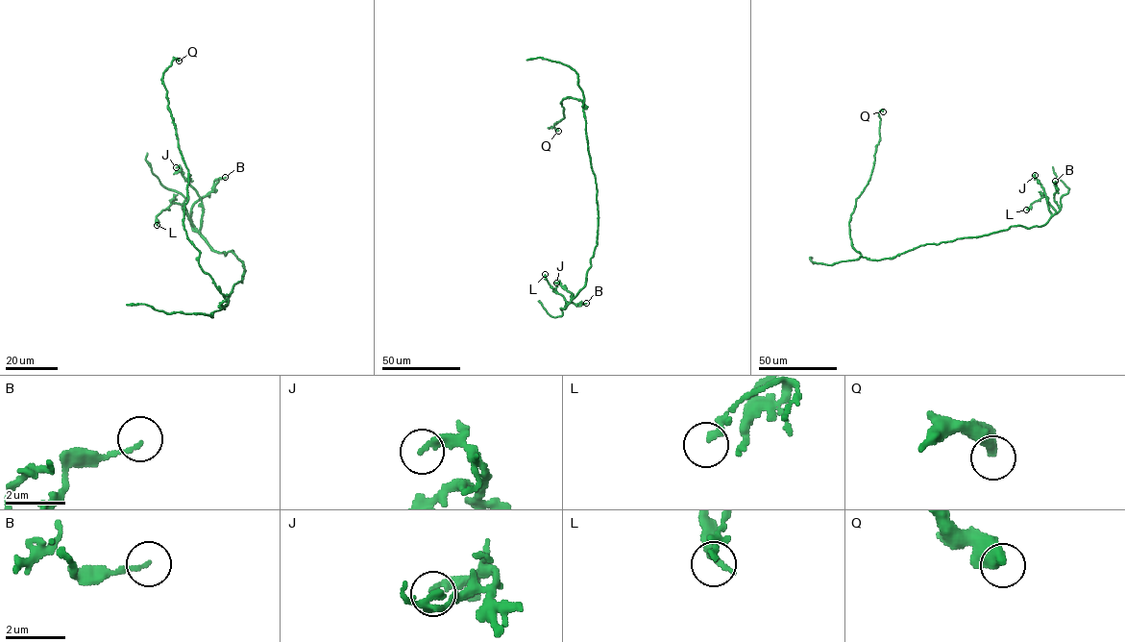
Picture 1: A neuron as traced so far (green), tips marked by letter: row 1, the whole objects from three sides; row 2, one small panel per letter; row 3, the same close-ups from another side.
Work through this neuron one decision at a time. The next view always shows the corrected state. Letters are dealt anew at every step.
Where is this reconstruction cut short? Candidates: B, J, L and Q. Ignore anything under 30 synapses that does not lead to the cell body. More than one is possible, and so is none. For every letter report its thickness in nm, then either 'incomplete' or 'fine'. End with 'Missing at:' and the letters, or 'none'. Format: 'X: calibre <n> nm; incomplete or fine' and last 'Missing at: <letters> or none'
B: calibre 120 nm; fine
J: calibre 200 nm; fine
L: calibre 200 nm; fine
Q: calibre 480 nm; fine
Missing at: none

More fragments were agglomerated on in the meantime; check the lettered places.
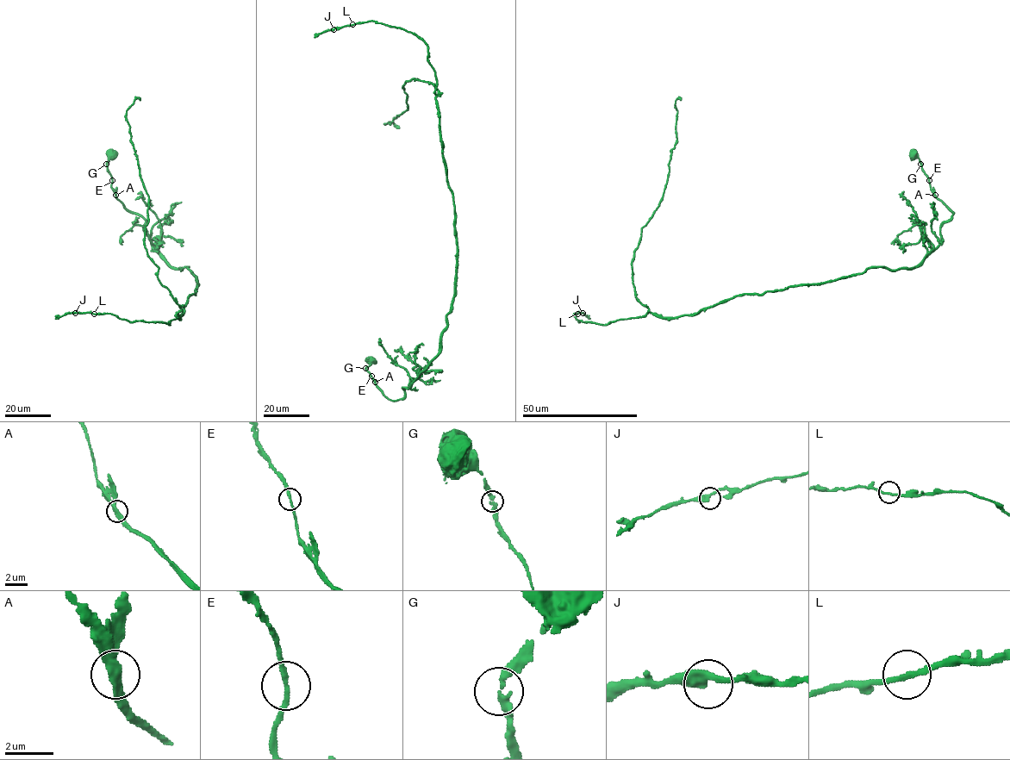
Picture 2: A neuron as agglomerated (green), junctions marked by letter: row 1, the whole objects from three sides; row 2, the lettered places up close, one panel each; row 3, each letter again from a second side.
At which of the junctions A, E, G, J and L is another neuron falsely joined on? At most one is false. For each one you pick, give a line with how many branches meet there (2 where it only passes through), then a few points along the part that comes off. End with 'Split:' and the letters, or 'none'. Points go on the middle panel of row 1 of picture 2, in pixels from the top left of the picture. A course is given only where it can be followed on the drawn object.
A: Branches: 2. Course of the part to remove: (375, 382), (393, 401), (405, 395), (403, 387), (409, 389), (439, 351), (452, 310), (458, 244), (435, 100)
Split: A

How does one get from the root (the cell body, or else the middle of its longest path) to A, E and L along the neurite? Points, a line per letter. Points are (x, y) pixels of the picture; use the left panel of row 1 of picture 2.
A: (112, 154), (107, 165), (112, 177), (111, 188), (115, 195)
E: (112, 154), (107, 165), (112, 180)
L: (112, 154), (107, 165), (116, 197), (146, 220), (159, 255), (187, 267), (198, 284), (169, 325), (94, 314)

